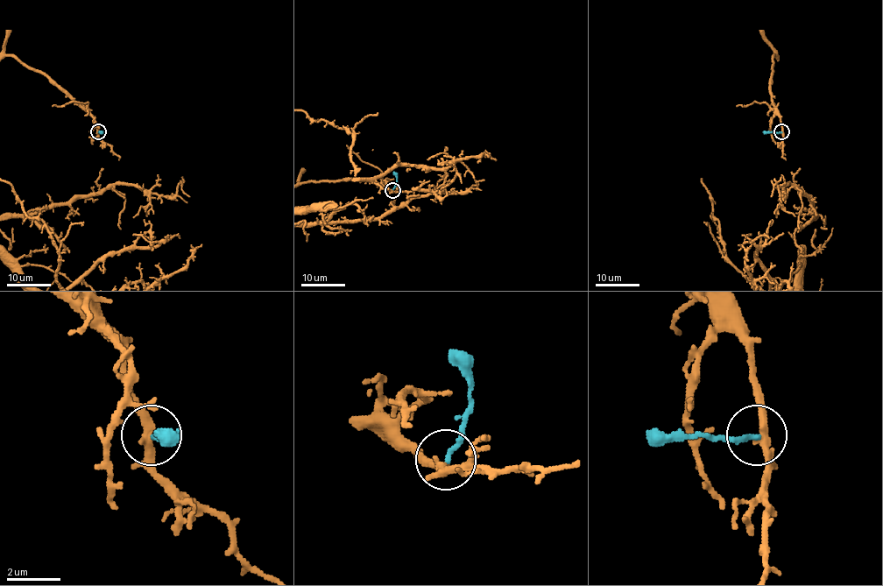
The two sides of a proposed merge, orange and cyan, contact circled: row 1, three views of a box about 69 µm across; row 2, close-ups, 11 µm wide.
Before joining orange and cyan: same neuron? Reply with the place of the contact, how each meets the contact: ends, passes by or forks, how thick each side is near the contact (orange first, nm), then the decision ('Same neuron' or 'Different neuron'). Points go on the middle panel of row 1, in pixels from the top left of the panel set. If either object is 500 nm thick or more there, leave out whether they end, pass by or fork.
Place: (392, 190). At the ring orange passes by. At the ring cyan ends. Thickness 320 nm (orange) against 180 nm. Different neuron

